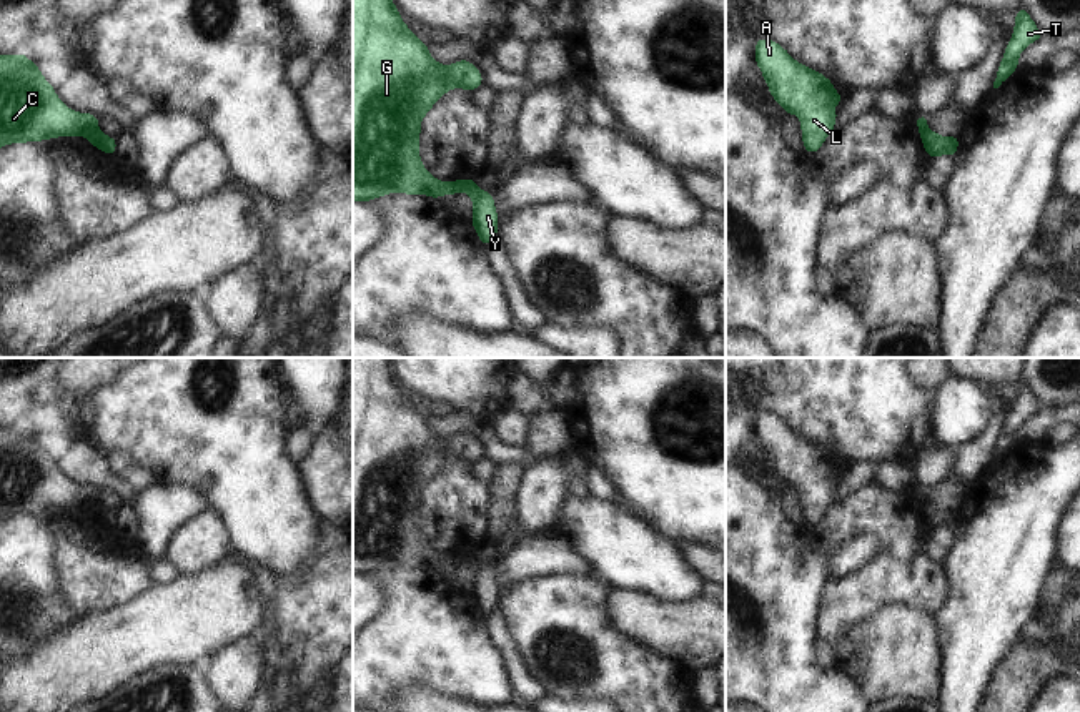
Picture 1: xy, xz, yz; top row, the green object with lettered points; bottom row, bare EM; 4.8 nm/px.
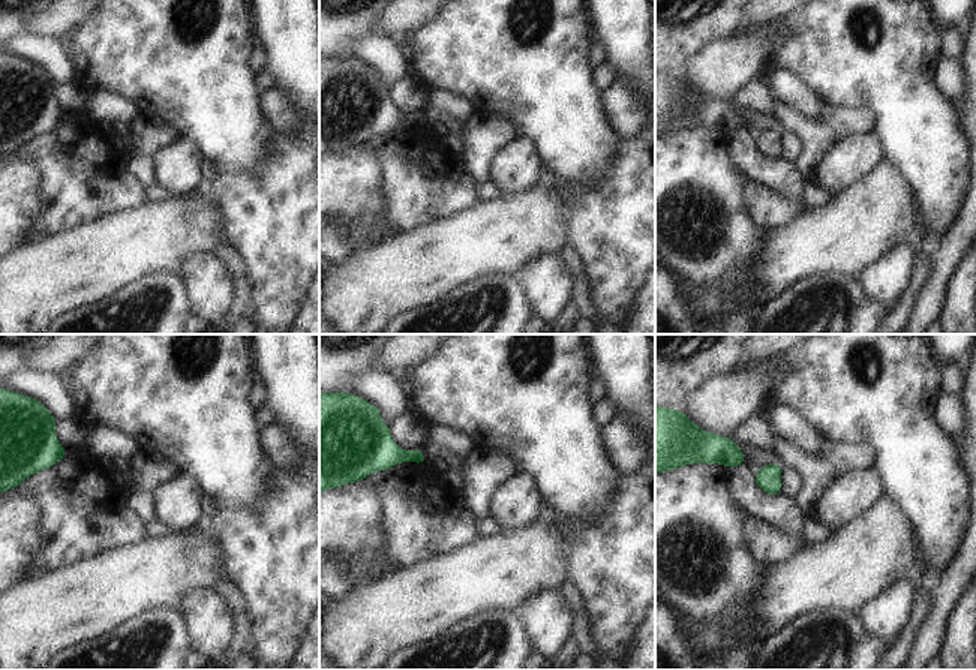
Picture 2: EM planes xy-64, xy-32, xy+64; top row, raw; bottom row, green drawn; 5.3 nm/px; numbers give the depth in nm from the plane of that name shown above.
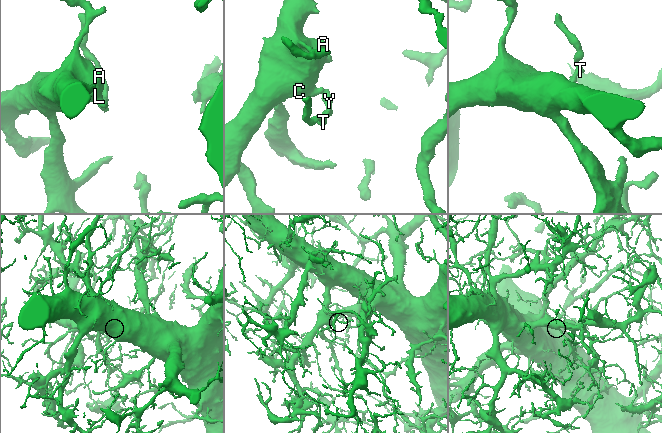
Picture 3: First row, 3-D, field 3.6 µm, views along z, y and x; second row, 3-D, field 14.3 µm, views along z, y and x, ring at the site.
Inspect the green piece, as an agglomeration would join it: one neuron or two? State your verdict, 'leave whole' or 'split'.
split

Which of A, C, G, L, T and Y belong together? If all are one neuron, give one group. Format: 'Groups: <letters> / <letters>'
Groups: A C G L / T Y

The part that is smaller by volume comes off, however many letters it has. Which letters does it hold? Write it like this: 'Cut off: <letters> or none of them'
Cut off: T, Y

